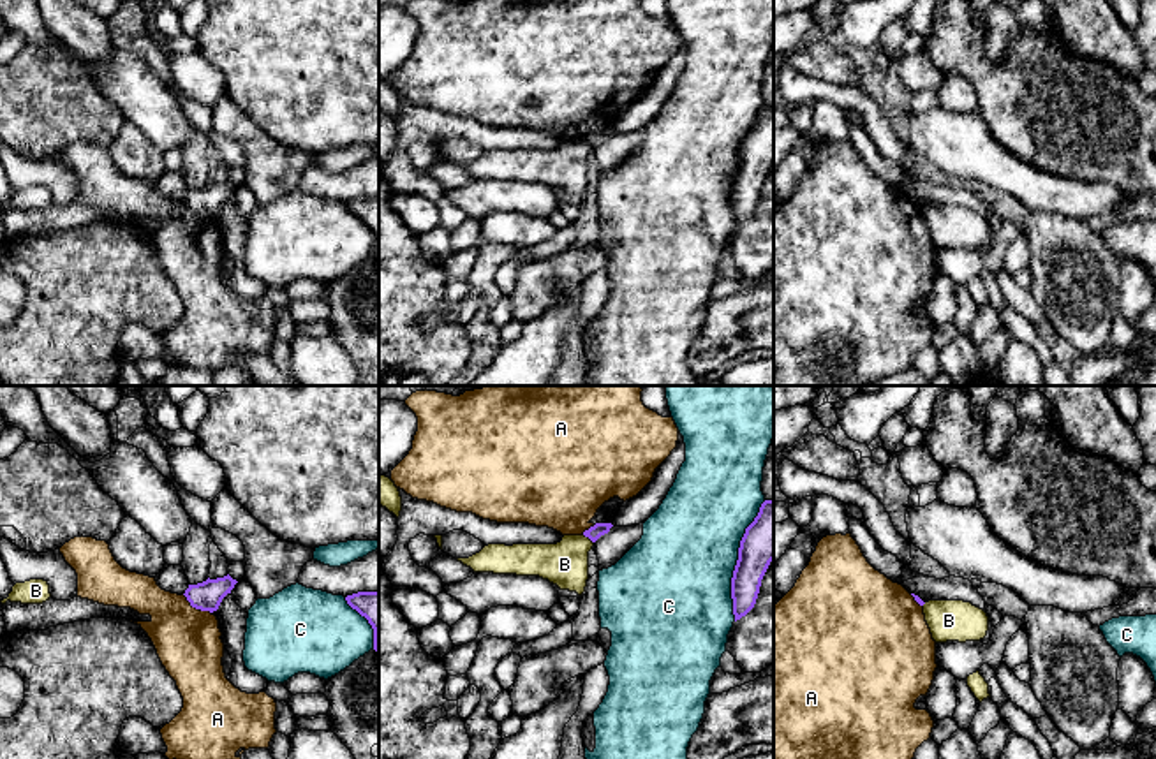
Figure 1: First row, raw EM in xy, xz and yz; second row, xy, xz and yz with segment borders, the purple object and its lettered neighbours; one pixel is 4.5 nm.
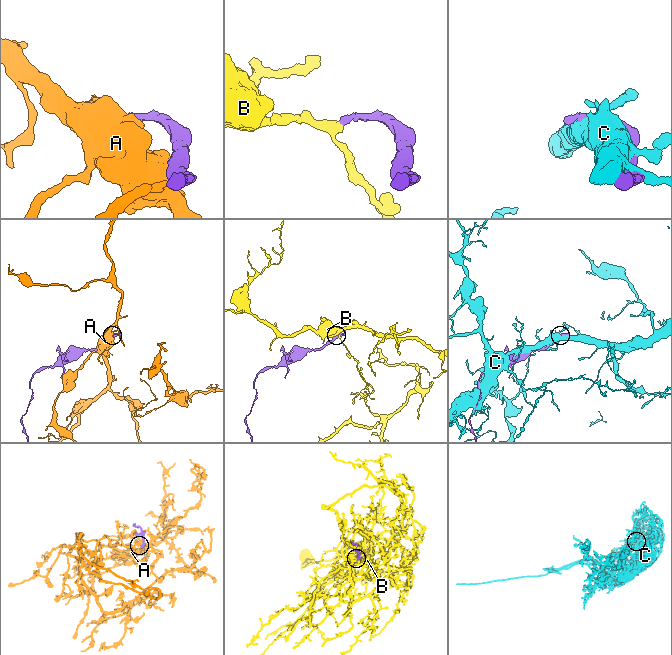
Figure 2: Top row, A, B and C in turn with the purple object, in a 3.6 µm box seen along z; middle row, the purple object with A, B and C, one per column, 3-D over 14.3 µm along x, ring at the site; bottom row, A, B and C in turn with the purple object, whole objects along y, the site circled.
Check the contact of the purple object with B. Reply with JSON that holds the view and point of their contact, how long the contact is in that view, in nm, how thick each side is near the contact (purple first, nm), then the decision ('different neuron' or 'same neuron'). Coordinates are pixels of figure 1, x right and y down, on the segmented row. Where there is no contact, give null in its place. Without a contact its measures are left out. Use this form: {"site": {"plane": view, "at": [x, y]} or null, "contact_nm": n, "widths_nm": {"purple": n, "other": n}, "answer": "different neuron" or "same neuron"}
{"site": {"plane": "xz", "at": [589, 537]}, "contact_nm": 60, "widths_nm": {"purple": 70, "other": 200}, "answer": "different neuron"}

